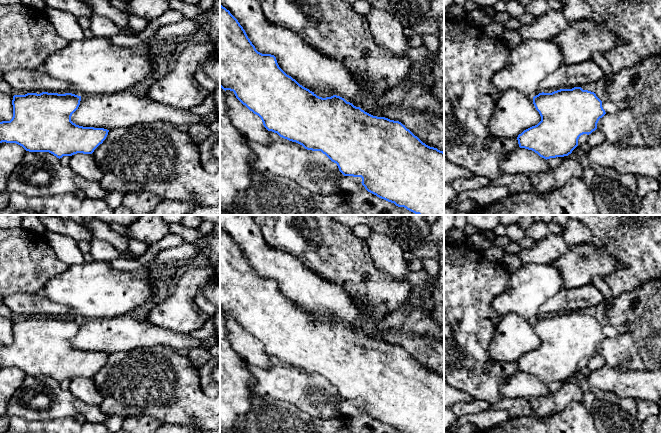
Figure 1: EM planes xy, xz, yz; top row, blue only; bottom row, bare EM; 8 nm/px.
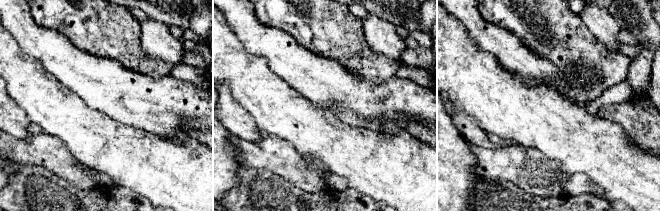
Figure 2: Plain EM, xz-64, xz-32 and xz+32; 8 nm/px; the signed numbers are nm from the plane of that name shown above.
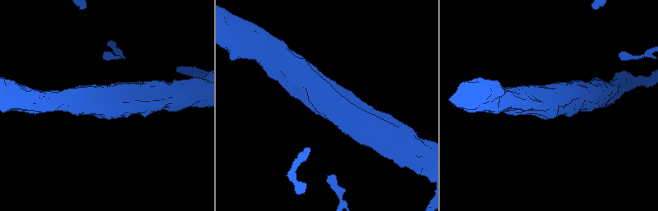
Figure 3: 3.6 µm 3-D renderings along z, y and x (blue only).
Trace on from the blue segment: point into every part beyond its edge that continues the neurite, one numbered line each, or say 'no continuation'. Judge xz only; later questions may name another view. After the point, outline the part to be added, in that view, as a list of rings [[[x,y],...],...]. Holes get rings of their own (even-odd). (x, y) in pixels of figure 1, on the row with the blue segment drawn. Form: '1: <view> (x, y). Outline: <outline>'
no continuation

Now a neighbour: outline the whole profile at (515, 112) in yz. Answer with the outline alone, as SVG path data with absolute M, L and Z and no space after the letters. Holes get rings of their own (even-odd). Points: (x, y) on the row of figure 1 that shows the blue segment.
M517 89L501 92L490 119L490 134L499 138L517 138L524 130L537 125L541 116L528 97Z

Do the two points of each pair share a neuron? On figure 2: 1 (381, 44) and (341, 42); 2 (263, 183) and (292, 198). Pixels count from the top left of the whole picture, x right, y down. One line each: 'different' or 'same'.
1: different
2: same

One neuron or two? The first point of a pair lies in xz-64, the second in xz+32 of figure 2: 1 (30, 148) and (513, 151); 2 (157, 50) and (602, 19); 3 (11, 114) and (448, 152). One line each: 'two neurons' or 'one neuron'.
1: one neuron
2: one neuron
3: two neurons

